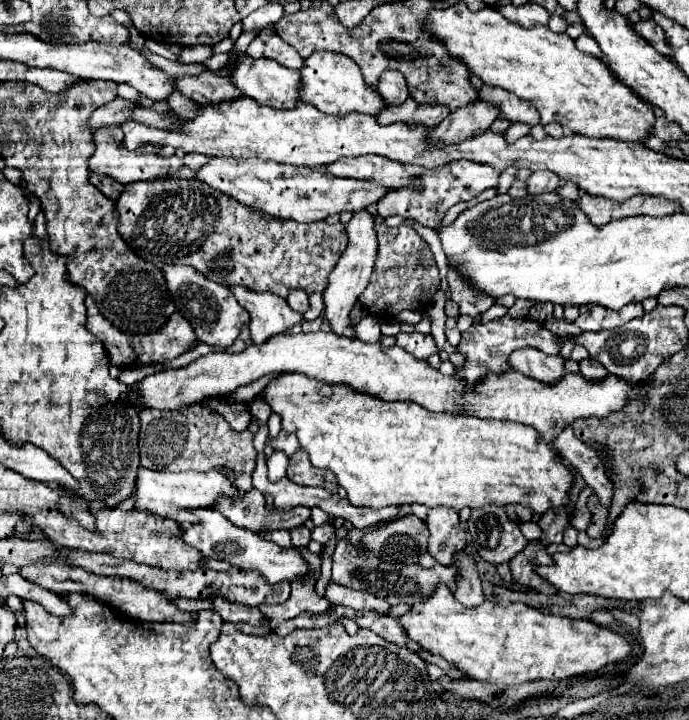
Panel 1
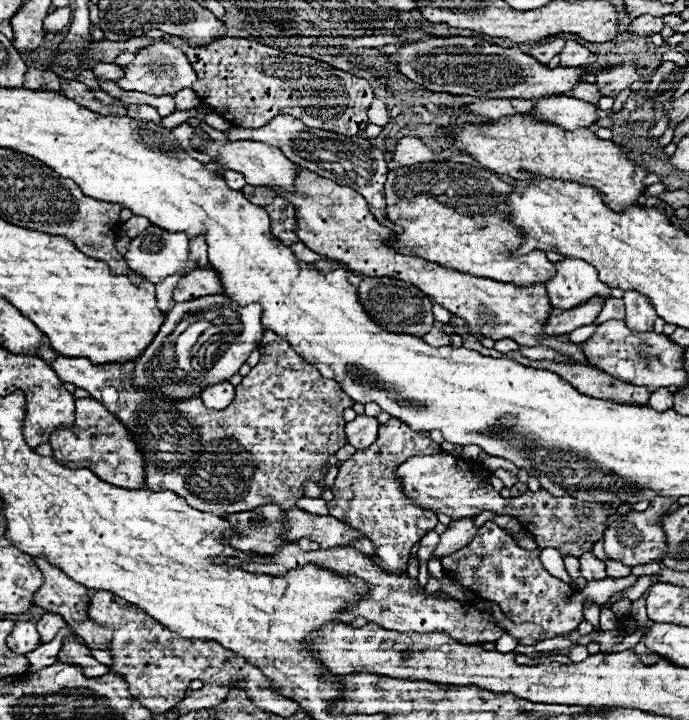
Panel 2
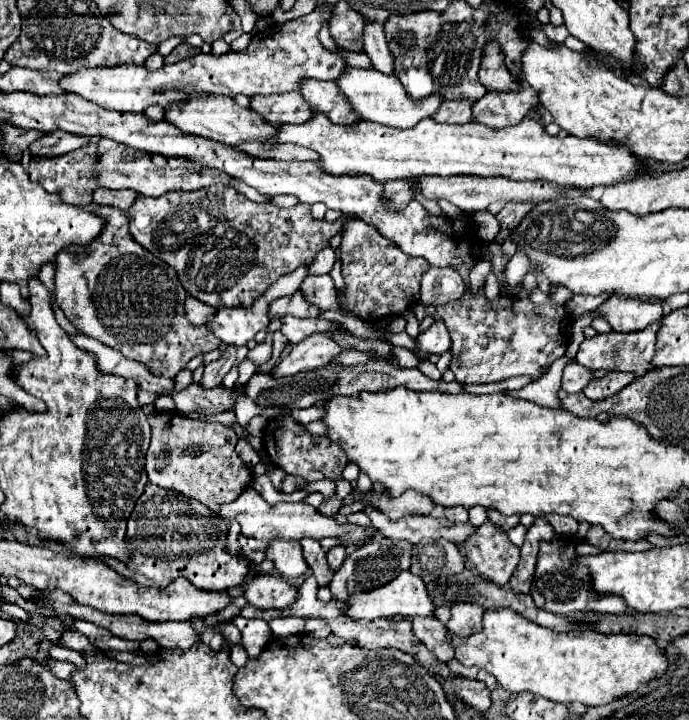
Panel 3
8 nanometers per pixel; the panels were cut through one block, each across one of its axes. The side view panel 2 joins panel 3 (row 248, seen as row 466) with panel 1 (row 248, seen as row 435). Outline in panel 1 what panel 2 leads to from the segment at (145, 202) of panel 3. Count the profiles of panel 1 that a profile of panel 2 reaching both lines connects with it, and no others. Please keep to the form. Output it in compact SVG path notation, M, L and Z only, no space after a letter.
M140 180L128 184L116 200L118 210L118 234L132 248L136 256L156 266L164 264L190 264L204 272L210 280L224 286L244 284L256 292L272 292L286 298L292 290L304 290L306 294L324 292L328 276L336 266L336 260L344 252L346 228L342 224L300 224L294 220L280 220L260 210L248 208L222 192L208 188L204 182L194 180Z

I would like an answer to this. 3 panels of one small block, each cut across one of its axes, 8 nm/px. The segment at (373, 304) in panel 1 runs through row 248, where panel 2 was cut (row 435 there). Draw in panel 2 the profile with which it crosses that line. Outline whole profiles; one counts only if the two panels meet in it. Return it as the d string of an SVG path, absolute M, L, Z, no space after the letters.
M390 418L388 422L380 424L378 440L372 446L358 450L358 454L340 464L332 488L334 500L326 502L328 512L330 516L348 520L352 528L360 528L378 548L386 548L372 556L374 564L380 564L386 572L406 572L410 548L438 524L437 515L432 510L420 508L414 500L410 500L410 496L404 494L400 478L394 472L410 456L436 452L442 452L442 448L430 438L428 432L412 432L408 424Z

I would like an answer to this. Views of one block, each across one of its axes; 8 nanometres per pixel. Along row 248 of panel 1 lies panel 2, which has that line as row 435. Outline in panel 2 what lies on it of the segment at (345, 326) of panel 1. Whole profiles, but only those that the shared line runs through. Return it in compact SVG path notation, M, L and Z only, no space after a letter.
M366 414L356 416L352 422L346 422L346 426L344 426L348 444L354 446L356 450L368 448L378 436L378 426L380 426L380 422L372 416L366 416Z

